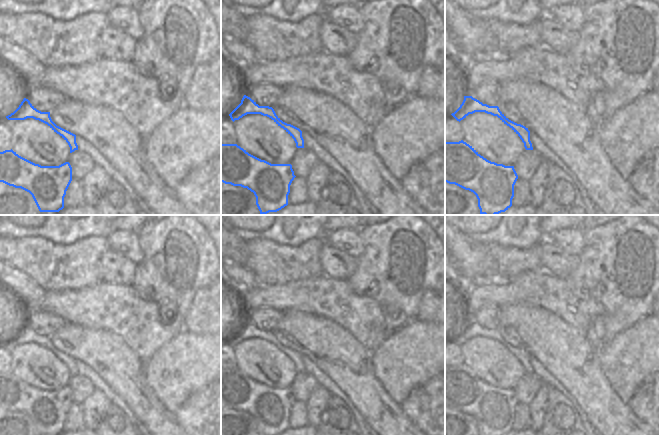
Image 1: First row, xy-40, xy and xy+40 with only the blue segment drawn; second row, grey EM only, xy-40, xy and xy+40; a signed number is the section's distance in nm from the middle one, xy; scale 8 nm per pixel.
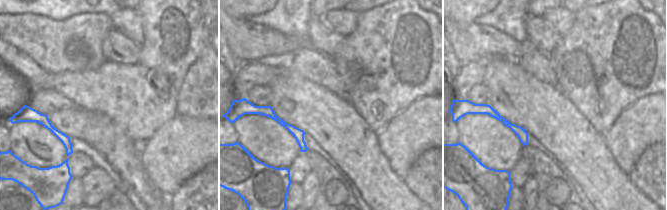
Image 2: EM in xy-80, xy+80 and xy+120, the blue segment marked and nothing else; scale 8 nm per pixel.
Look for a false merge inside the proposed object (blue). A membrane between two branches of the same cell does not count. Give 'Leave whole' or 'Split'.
Leave whole

